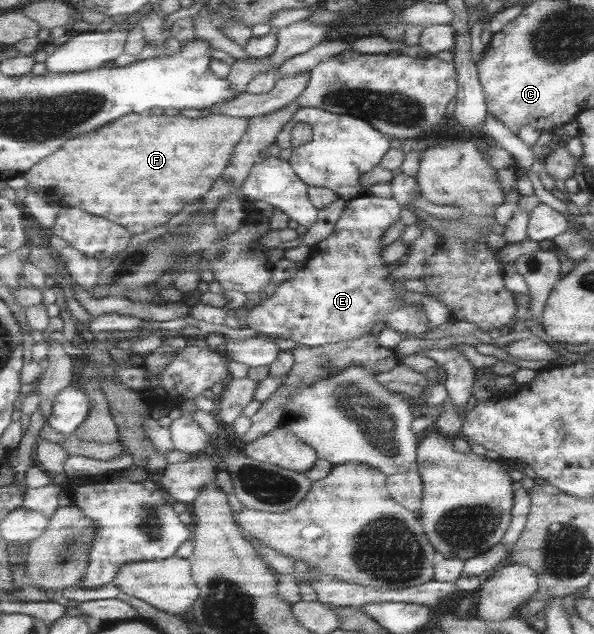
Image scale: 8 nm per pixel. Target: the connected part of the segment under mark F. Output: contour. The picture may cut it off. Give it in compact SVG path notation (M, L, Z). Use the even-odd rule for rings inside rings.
M132 113L104 129L71 137L56 153L43 159L24 173L36 191L47 189L65 207L88 210L100 217L125 225L134 234L150 231L170 223L170 217L184 211L182 207L200 201L227 171L236 148L250 129L250 119L232 115L212 115L192 119L184 115Z

